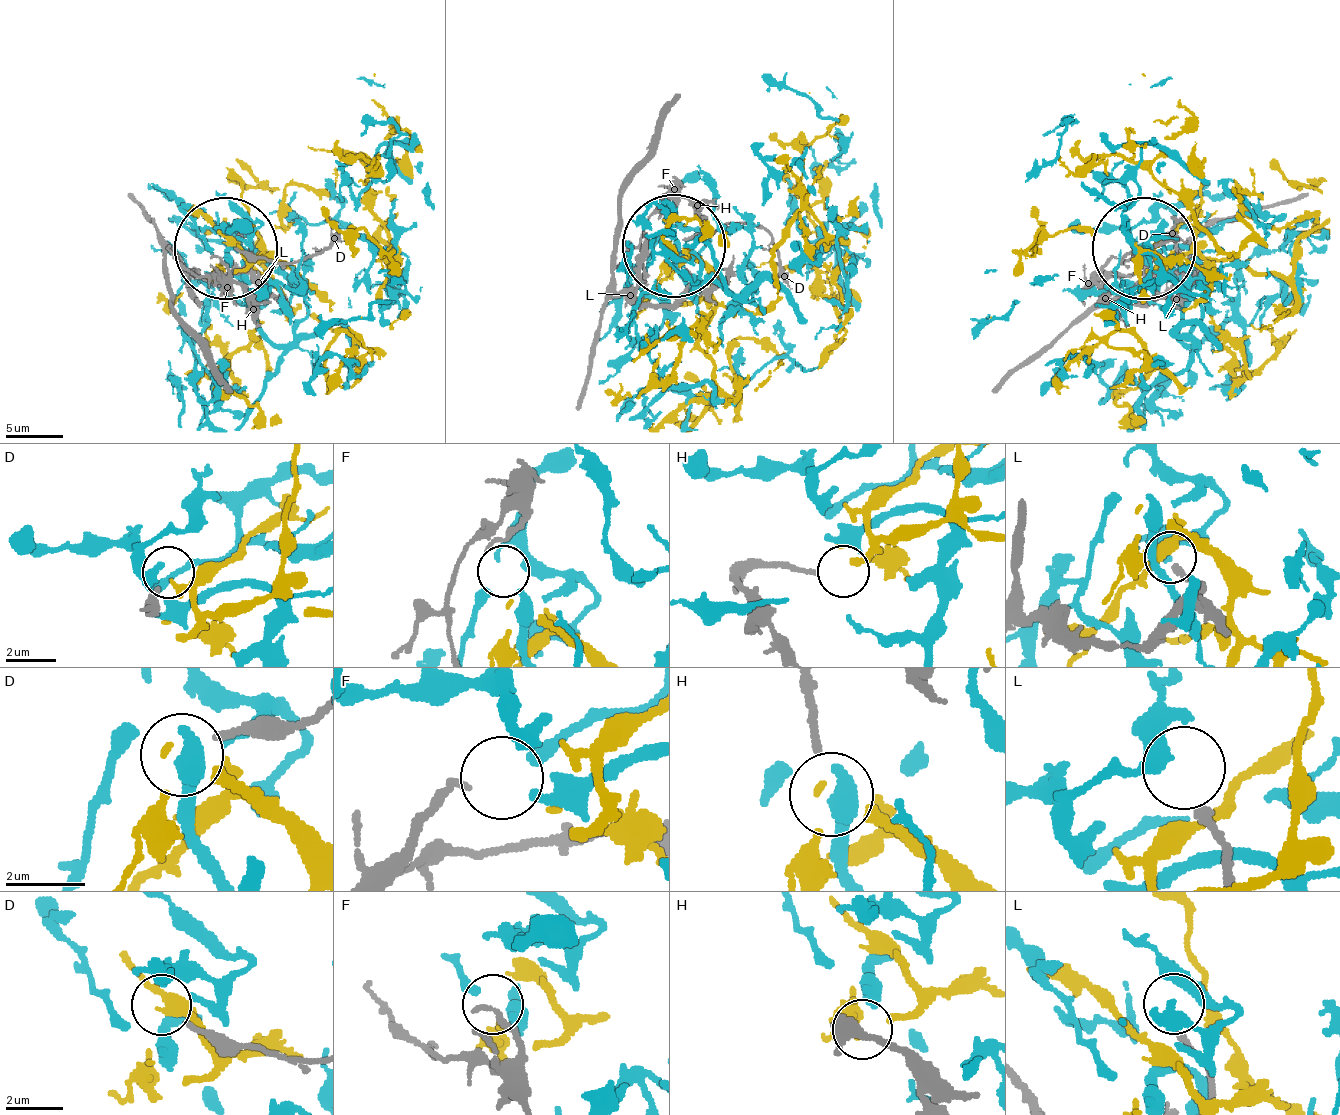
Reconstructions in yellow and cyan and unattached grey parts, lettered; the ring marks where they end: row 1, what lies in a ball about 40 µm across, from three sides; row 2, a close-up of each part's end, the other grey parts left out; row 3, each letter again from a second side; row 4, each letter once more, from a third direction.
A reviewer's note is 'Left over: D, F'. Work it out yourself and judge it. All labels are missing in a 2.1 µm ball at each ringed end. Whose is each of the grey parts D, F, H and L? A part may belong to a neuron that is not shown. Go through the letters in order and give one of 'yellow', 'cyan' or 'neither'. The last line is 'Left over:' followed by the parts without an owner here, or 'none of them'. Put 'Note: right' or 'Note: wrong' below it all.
D: neither
F: cyan
H: yellow
L: neither
Left over: D, L
Note: wrong

